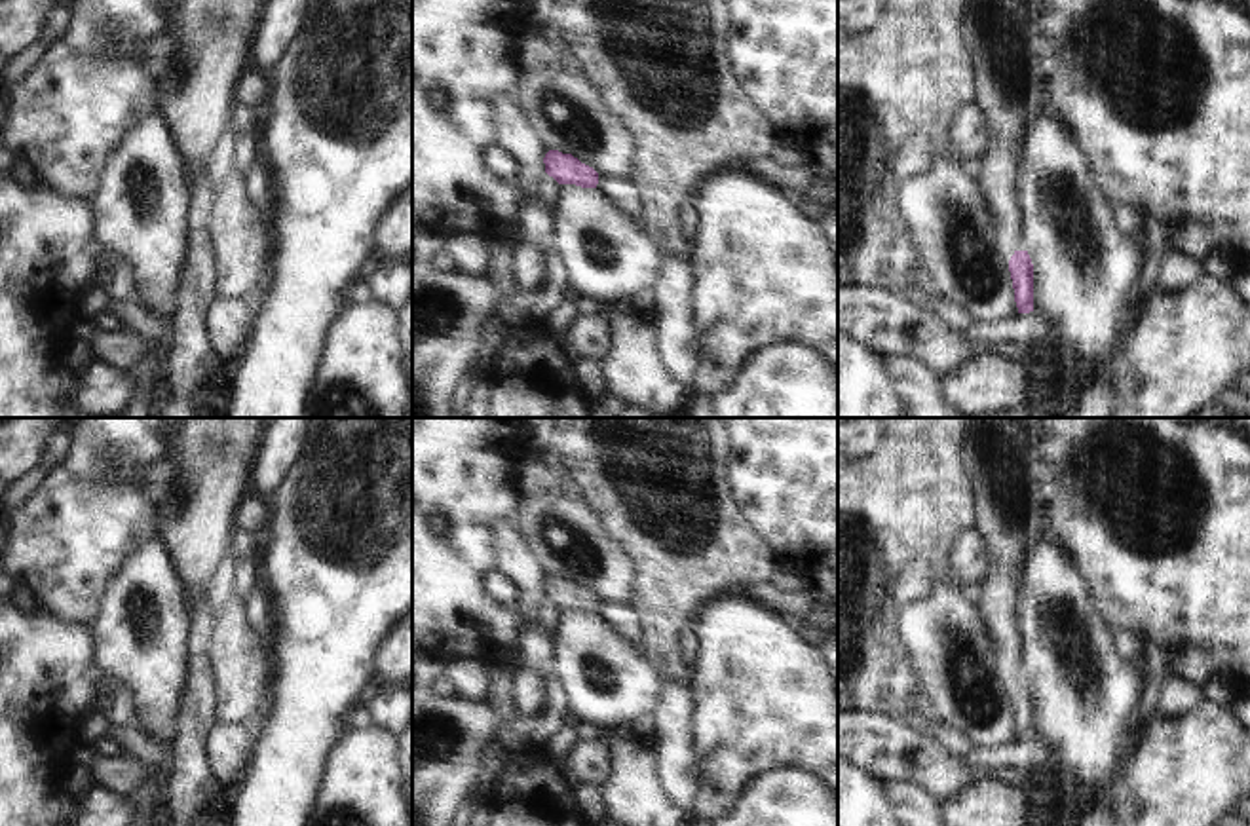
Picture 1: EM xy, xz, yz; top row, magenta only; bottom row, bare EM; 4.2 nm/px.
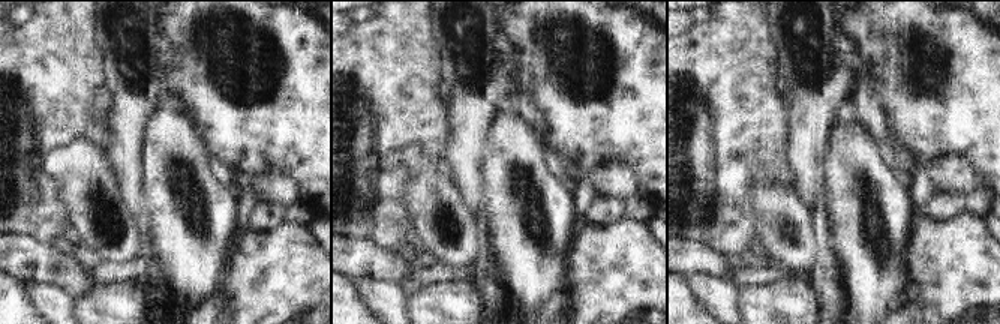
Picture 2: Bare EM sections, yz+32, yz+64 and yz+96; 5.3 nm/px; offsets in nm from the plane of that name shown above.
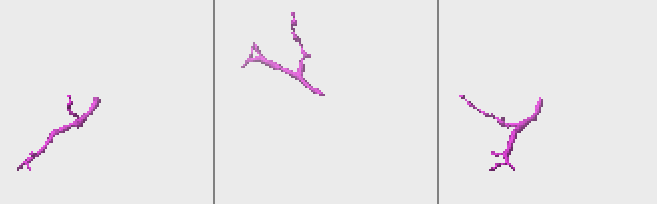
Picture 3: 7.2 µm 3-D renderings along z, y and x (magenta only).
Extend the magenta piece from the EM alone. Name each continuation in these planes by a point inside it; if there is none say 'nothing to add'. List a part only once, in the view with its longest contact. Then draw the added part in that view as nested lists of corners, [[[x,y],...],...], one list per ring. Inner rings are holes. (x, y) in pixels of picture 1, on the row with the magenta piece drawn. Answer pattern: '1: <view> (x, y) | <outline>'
1: yz (998, 33) | [[[969,0],[965,49],[976,72],[976,103],[988,122],[978,186],[992,207],[999,251],[1009,262],[1026,249],[1014,207],[1020,152],[1032,122],[1051,116],[1049,87],[1033,76],[1032,42],[1039,36],[1032,0]]]

